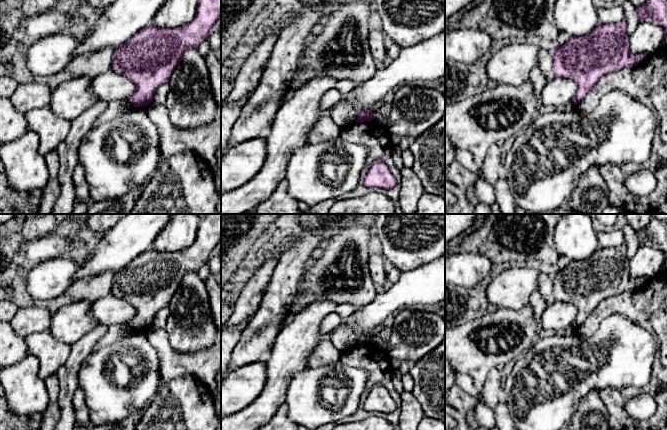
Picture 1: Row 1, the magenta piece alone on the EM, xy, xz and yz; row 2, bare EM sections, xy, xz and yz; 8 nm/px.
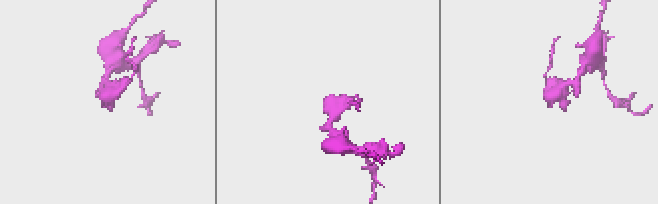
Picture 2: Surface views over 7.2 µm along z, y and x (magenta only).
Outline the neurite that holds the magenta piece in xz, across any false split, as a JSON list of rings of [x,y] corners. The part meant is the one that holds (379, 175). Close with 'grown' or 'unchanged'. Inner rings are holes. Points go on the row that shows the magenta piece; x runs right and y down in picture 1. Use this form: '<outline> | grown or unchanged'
[[[374,161],[362,183],[367,188],[382,188],[390,190],[396,185],[396,179],[388,166],[382,161]]] | unchanged

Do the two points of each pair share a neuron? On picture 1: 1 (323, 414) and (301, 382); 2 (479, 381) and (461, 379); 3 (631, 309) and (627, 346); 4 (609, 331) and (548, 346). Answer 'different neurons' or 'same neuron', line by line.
1: same neuron
2: different neurons
3: different neurons
4: same neuron

